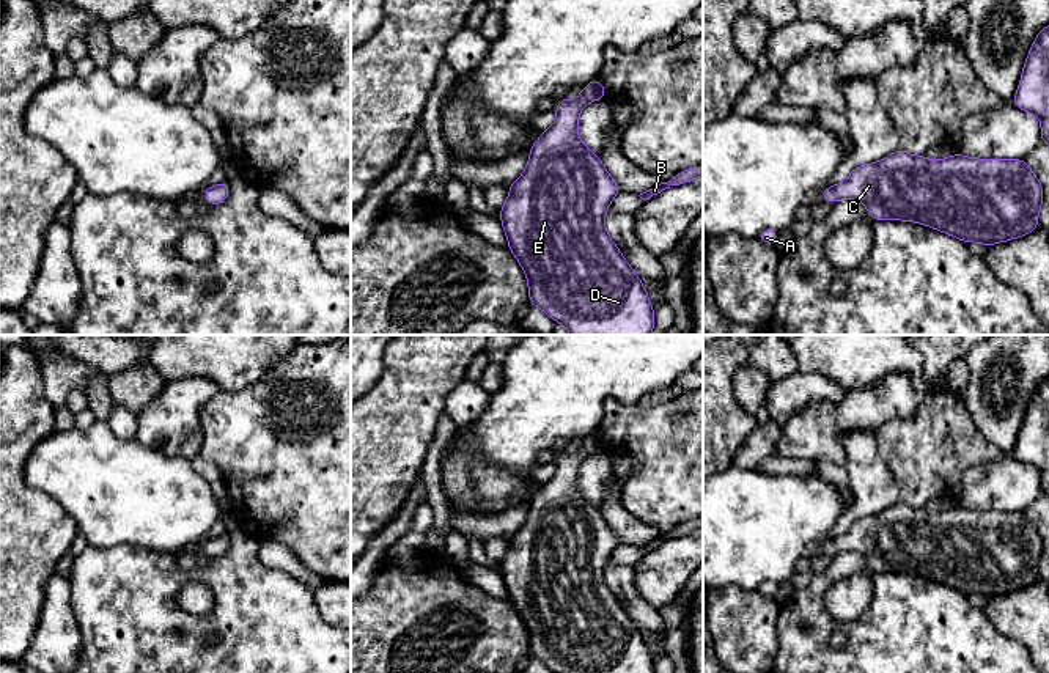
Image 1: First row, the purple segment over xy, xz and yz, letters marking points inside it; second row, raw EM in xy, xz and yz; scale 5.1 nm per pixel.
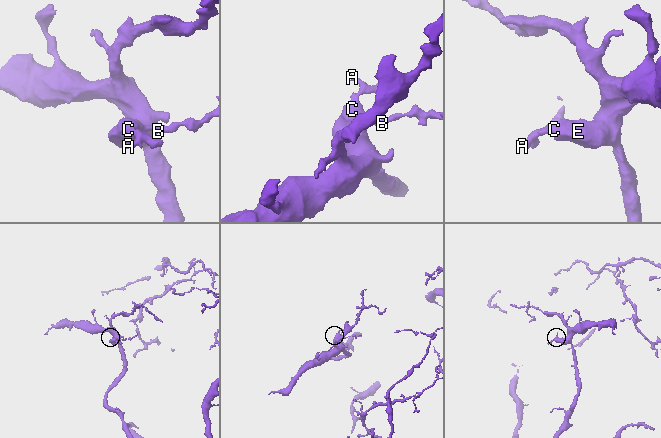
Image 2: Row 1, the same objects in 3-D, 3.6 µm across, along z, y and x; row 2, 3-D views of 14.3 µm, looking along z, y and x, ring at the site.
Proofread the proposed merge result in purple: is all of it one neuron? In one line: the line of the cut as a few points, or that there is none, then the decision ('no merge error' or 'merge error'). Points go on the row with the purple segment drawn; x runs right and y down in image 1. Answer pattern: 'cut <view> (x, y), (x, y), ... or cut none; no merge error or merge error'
cut none; no merge error

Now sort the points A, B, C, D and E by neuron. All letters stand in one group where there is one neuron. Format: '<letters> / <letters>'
A B C D E

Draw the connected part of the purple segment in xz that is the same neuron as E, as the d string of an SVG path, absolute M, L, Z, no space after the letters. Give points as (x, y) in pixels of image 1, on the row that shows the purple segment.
M596 77L576 101L563 97L557 104L555 123L530 148L527 168L510 184L510 197L499 214L508 248L527 275L528 302L565 324L571 335L650 335L654 308L604 225L610 201L623 190L577 137L580 110L605 96Z

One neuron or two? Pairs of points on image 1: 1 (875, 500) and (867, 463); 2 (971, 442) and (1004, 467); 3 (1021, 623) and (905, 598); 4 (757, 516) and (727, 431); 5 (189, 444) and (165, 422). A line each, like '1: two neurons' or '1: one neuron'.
1: one neuron
2: two neurons
3: two neurons
4: two neurons
5: one neuron

